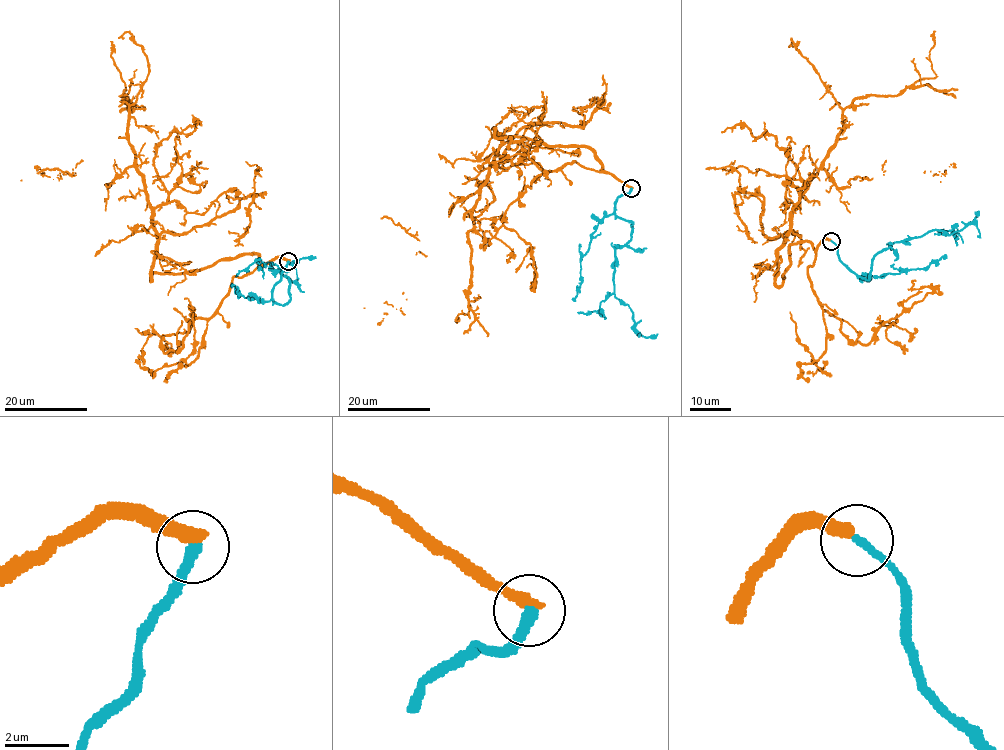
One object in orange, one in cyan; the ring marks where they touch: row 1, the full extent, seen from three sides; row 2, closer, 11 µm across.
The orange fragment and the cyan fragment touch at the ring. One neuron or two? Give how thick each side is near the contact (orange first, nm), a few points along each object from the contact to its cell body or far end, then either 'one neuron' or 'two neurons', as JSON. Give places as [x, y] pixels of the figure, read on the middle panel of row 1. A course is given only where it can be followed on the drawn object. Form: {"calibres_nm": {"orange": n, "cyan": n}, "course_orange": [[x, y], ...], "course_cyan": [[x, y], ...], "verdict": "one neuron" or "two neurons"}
{"calibres_nm": {"orange": 400, "cyan": 300}, "course_orange": [[631, 188], [604, 172], [589, 148], [497, 137], [494, 129], [501, 144], [468, 234], [469, 317], [455, 321]], "course_cyan": [[631, 188], [617, 198], [615, 214], [632, 223], [630, 240], [615, 250], [613, 290], [643, 337], [658, 334]], "verdict": "one neuron"}

